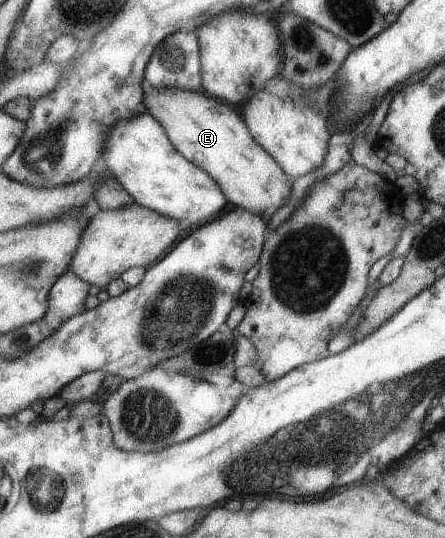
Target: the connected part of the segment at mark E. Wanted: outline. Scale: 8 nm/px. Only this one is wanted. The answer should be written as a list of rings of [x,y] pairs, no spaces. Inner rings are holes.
[[[151,87],[143,93],[146,113],[164,129],[170,144],[192,164],[201,168],[218,185],[228,206],[242,207],[261,214],[268,221],[272,213],[288,198],[291,179],[282,172],[276,161],[250,136],[244,121],[236,114],[232,105],[204,96],[196,91],[184,91],[178,87]]]

